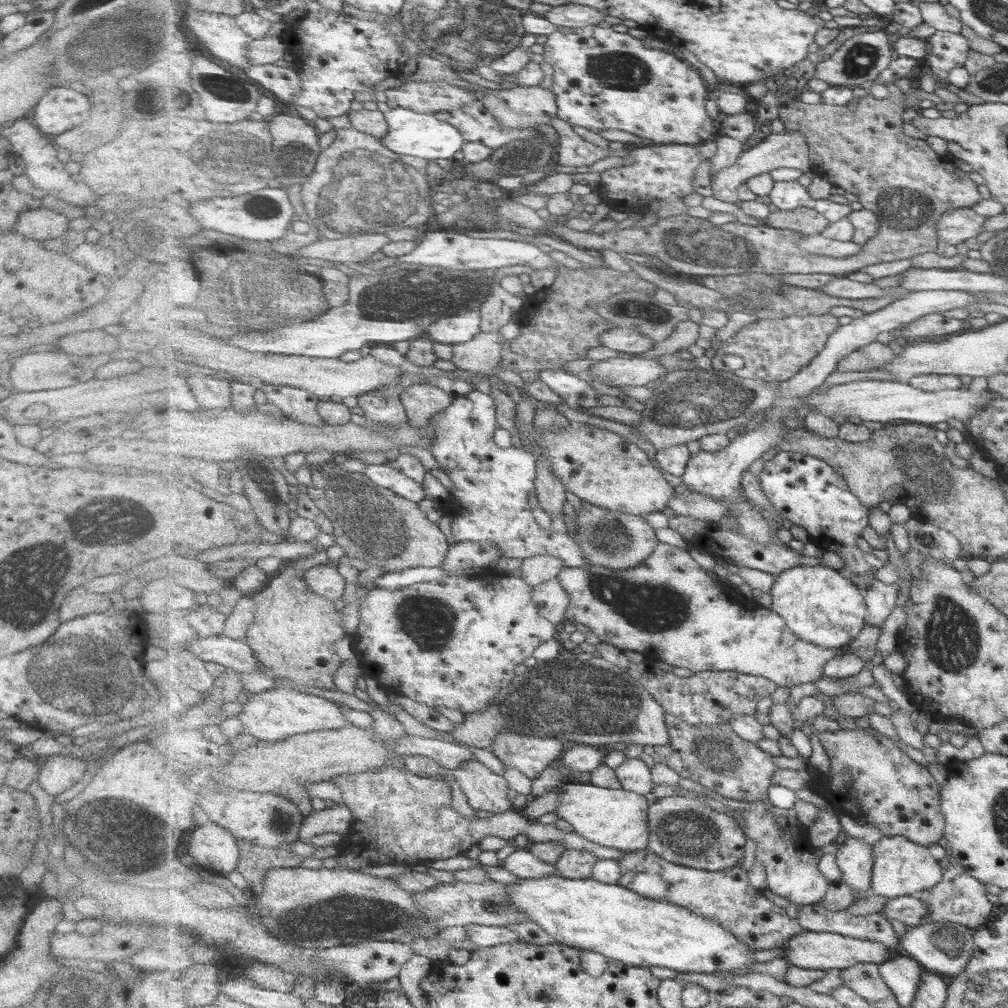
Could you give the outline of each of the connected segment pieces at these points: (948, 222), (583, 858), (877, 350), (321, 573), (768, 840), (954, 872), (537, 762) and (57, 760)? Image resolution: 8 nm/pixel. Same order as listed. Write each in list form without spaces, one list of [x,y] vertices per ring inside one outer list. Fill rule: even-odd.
[[[958,208],[944,214],[942,222],[938,224],[940,241],[954,246],[966,243],[970,238],[976,238],[984,230],[984,222],[988,218],[982,217],[971,208]]]
[[[568,849],[555,865],[563,877],[582,880],[593,878],[598,861],[598,855],[589,850]]]
[[[879,341],[868,343],[841,360],[837,371],[868,372],[880,369],[896,356],[897,352],[892,348],[892,345],[886,345]]]
[[[316,565],[306,572],[305,581],[318,594],[329,598],[336,603],[346,592],[346,578],[340,574],[338,565]]]
[[[768,797],[765,801],[753,801],[746,810],[736,811],[745,816],[745,826],[748,828],[748,837],[757,845],[756,858],[768,874],[768,888],[774,893],[804,907],[816,905],[829,892],[832,882],[820,872],[820,857],[814,853],[810,842],[808,827],[801,823],[796,809],[781,809],[775,806]]]
[[[953,854],[945,856],[941,860],[941,865],[944,866],[944,880],[940,885],[929,891],[924,891],[920,895],[924,902],[929,903],[930,907],[930,918],[924,924],[949,921],[964,924],[971,929],[978,929],[979,926],[986,924],[995,904],[988,901],[985,884],[982,884],[976,878],[972,878],[967,873],[967,868],[962,866],[962,863]]]
[[[502,731],[492,746],[492,751],[510,768],[518,768],[532,782],[544,770],[557,764],[570,744],[558,738],[534,737],[516,731]]]
[[[64,752],[50,755],[39,771],[40,787],[52,796],[60,794],[84,776],[86,763],[86,757],[74,758]]]

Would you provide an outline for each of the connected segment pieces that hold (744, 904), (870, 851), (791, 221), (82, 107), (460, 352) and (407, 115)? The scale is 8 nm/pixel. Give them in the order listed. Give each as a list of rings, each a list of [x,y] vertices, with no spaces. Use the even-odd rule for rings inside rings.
[[[651,848],[627,852],[619,863],[623,874],[619,883],[622,886],[654,900],[684,906],[706,919],[714,919],[756,951],[782,948],[791,938],[806,932],[798,920],[788,916],[786,909],[769,900],[762,890],[754,888],[748,870],[739,865],[716,872],[690,868],[666,860]]]
[[[848,837],[836,854],[837,864],[843,872],[842,880],[863,899],[873,894],[873,876],[876,866],[875,847],[853,837]]]
[[[807,206],[795,210],[778,209],[767,219],[768,226],[792,230],[804,236],[823,234],[831,224],[824,214]]]
[[[50,88],[34,106],[34,124],[44,134],[62,134],[80,126],[90,116],[90,102],[84,94],[68,88]]]
[[[482,331],[474,340],[455,345],[455,355],[452,362],[460,369],[472,373],[494,372],[494,368],[502,362],[506,350],[502,346],[508,340],[501,333]]]
[[[396,107],[386,113],[391,131],[386,138],[382,138],[382,142],[384,146],[401,156],[404,154],[418,156],[436,162],[442,158],[454,159],[454,156],[467,144],[465,136],[457,126],[437,117],[434,113],[419,113],[402,107]]]

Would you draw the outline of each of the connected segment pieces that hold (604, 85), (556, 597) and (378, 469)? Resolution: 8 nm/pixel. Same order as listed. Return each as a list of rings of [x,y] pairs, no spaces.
[[[598,25],[574,28],[560,27],[548,37],[545,60],[555,70],[553,91],[558,95],[559,117],[573,125],[600,132],[624,130],[644,141],[656,140],[660,145],[704,145],[717,140],[721,127],[709,113],[709,94],[706,80],[688,61],[682,61],[670,50],[647,47],[642,39]]]
[[[558,579],[535,587],[534,600],[541,607],[541,613],[551,622],[558,626],[567,622],[567,612],[572,604],[572,597]]]
[[[392,464],[370,465],[365,473],[376,485],[389,488],[408,500],[418,503],[428,497],[426,490],[417,480],[397,470]]]

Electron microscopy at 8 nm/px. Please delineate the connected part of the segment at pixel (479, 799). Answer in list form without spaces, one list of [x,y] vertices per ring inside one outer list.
[[[478,759],[464,762],[454,771],[454,775],[476,810],[486,810],[497,815],[512,808],[513,804],[508,800],[508,780],[492,772]]]

